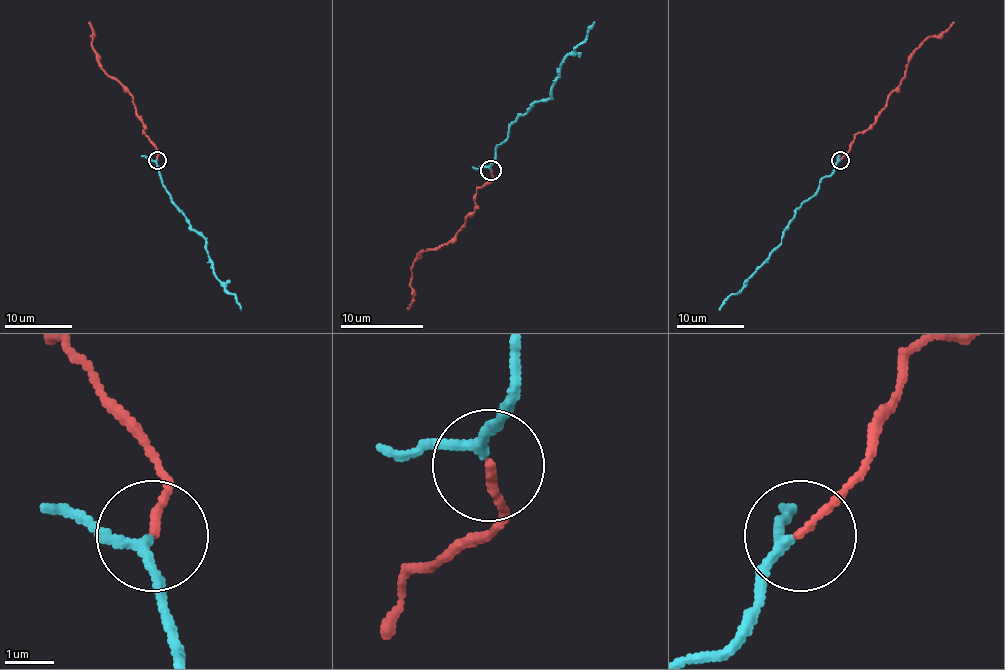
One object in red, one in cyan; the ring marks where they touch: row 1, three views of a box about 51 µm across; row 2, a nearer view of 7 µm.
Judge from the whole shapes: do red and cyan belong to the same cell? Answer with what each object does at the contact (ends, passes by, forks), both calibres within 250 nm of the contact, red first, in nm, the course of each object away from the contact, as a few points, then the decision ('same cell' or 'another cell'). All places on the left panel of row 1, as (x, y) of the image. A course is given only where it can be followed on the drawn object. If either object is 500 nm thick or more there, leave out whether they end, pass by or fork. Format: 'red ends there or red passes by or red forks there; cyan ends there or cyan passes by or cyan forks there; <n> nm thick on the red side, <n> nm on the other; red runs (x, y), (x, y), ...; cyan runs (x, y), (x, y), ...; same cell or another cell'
red ends there; cyan passes by; 140 nm thick on the red side, 190 nm on the other; red runs (156, 160), (158, 152), (144, 133), (144, 125), (133, 103), (133, 96), (106, 72), (94, 49), (89, 22); cyan runs (156, 160), (159, 179), (171, 200), (205, 243), (213, 275), (235, 296), (240, 310); same cell

